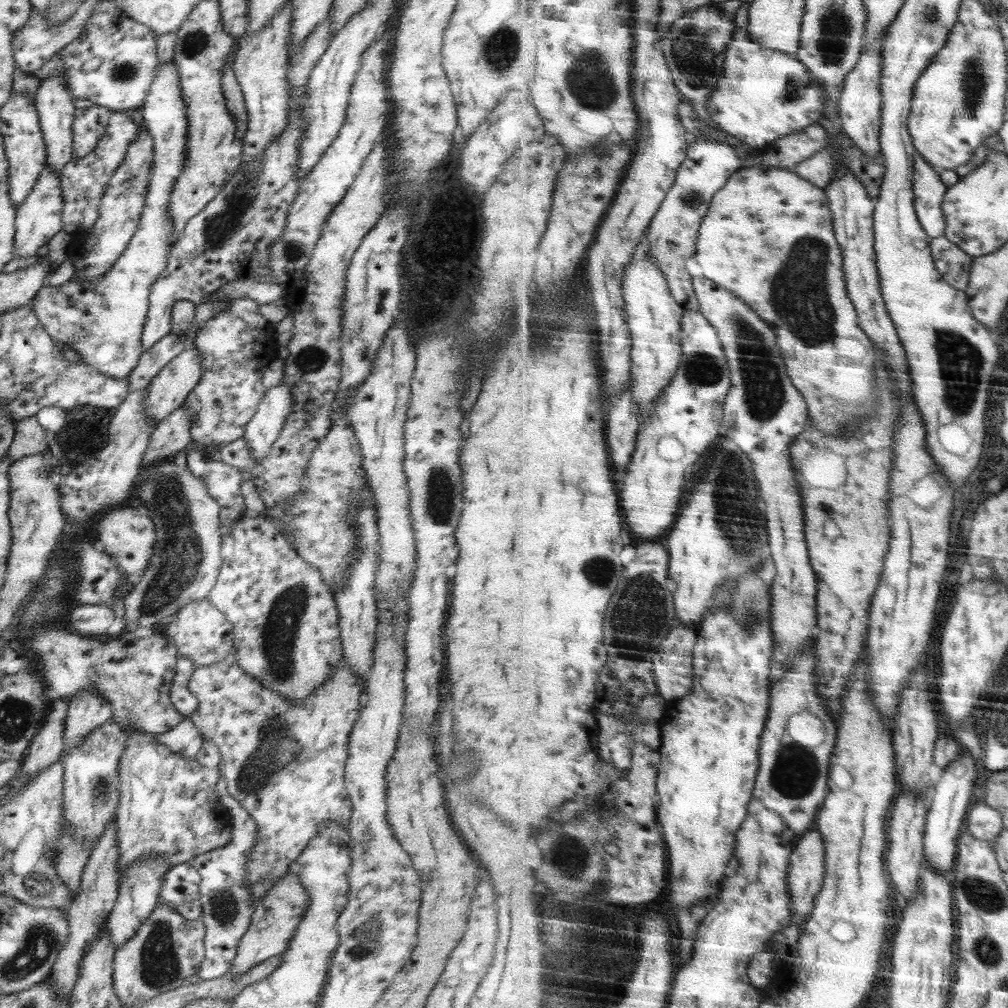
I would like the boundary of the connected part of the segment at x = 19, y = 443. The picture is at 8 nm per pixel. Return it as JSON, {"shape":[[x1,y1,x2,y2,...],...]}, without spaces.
{"shape":[[36,416,24,419,16,425,14,438,7,452,12,461,48,451,45,430,36,421]]}

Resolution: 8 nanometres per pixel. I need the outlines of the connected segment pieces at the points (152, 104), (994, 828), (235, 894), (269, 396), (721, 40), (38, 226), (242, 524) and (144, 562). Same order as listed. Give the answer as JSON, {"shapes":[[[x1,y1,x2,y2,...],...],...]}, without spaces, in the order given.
{"shapes":[[[173,59,160,62,155,69,152,86,140,106,144,121,142,129,146,129,154,140,154,164,145,198,146,206,125,251,101,281,90,283,72,278,60,286,45,284,30,302,44,330,56,342,74,347,82,361,112,378,127,377,144,351,141,336,148,319,150,289,166,270,169,250,174,244,168,204,173,184,184,170,188,148,188,119,185,118,180,81]],[[987,802,969,812,969,832,980,840,994,841,1005,829,1002,813]],[[222,777,218,779,215,791,219,794,220,804,225,808,232,825,230,840,224,846,208,852,204,851,190,860,190,864,201,876,199,890,203,913,200,920,206,929,203,942,205,957,197,975,202,980,212,980,227,974,231,960,236,956,237,944,249,927,255,908,251,902,253,898,250,890,243,884,247,875,245,866,249,861,247,854,253,851,255,842,260,841,255,820,236,799,229,795,226,781]],[[280,384,264,393,254,417,245,424,244,440,257,462,264,460,290,414,294,396]],[[742,2,734,20,728,19,723,10,712,3,702,6,678,19,670,28,671,33,662,40,668,64,675,76,675,83,683,92,684,99,697,108,699,119,705,125,716,129,716,132,722,131,719,130,719,124,711,117,709,102,715,88,719,87,719,82,725,76,727,50,735,39,738,28,748,28,750,4,751,2]],[[48,164,40,171,40,177,33,186,33,189,24,200,24,203,17,208,15,218,15,235,14,235,14,256,28,258,38,252,40,246,44,246,59,231,62,230,62,210,64,200,60,186,61,172,50,169]],[[260,515,251,518,242,516,235,521,228,529,232,533,232,555,228,560,224,560,221,564,215,585,212,590,207,594,206,598,213,604,218,611,224,614,226,621,232,624,234,627,234,649,236,649,236,662,239,668,241,668,246,675,250,675,252,679,256,679,258,683,262,683,262,687,268,689,268,691,274,691,285,697,287,700,301,700,310,697,320,685,326,683,332,673,335,672,335,668,343,656,343,649,340,639,340,628,338,622,340,616,335,601,335,596,331,588,322,580,320,572,312,564,308,564,292,547,290,542,286,538,283,538,283,534,274,528,275,524,266,517]],[[118,507,109,510,98,522,98,542,95,547,109,554,121,572,136,579,149,567,149,560,155,551,156,527,150,516,140,514,138,508]]]}

